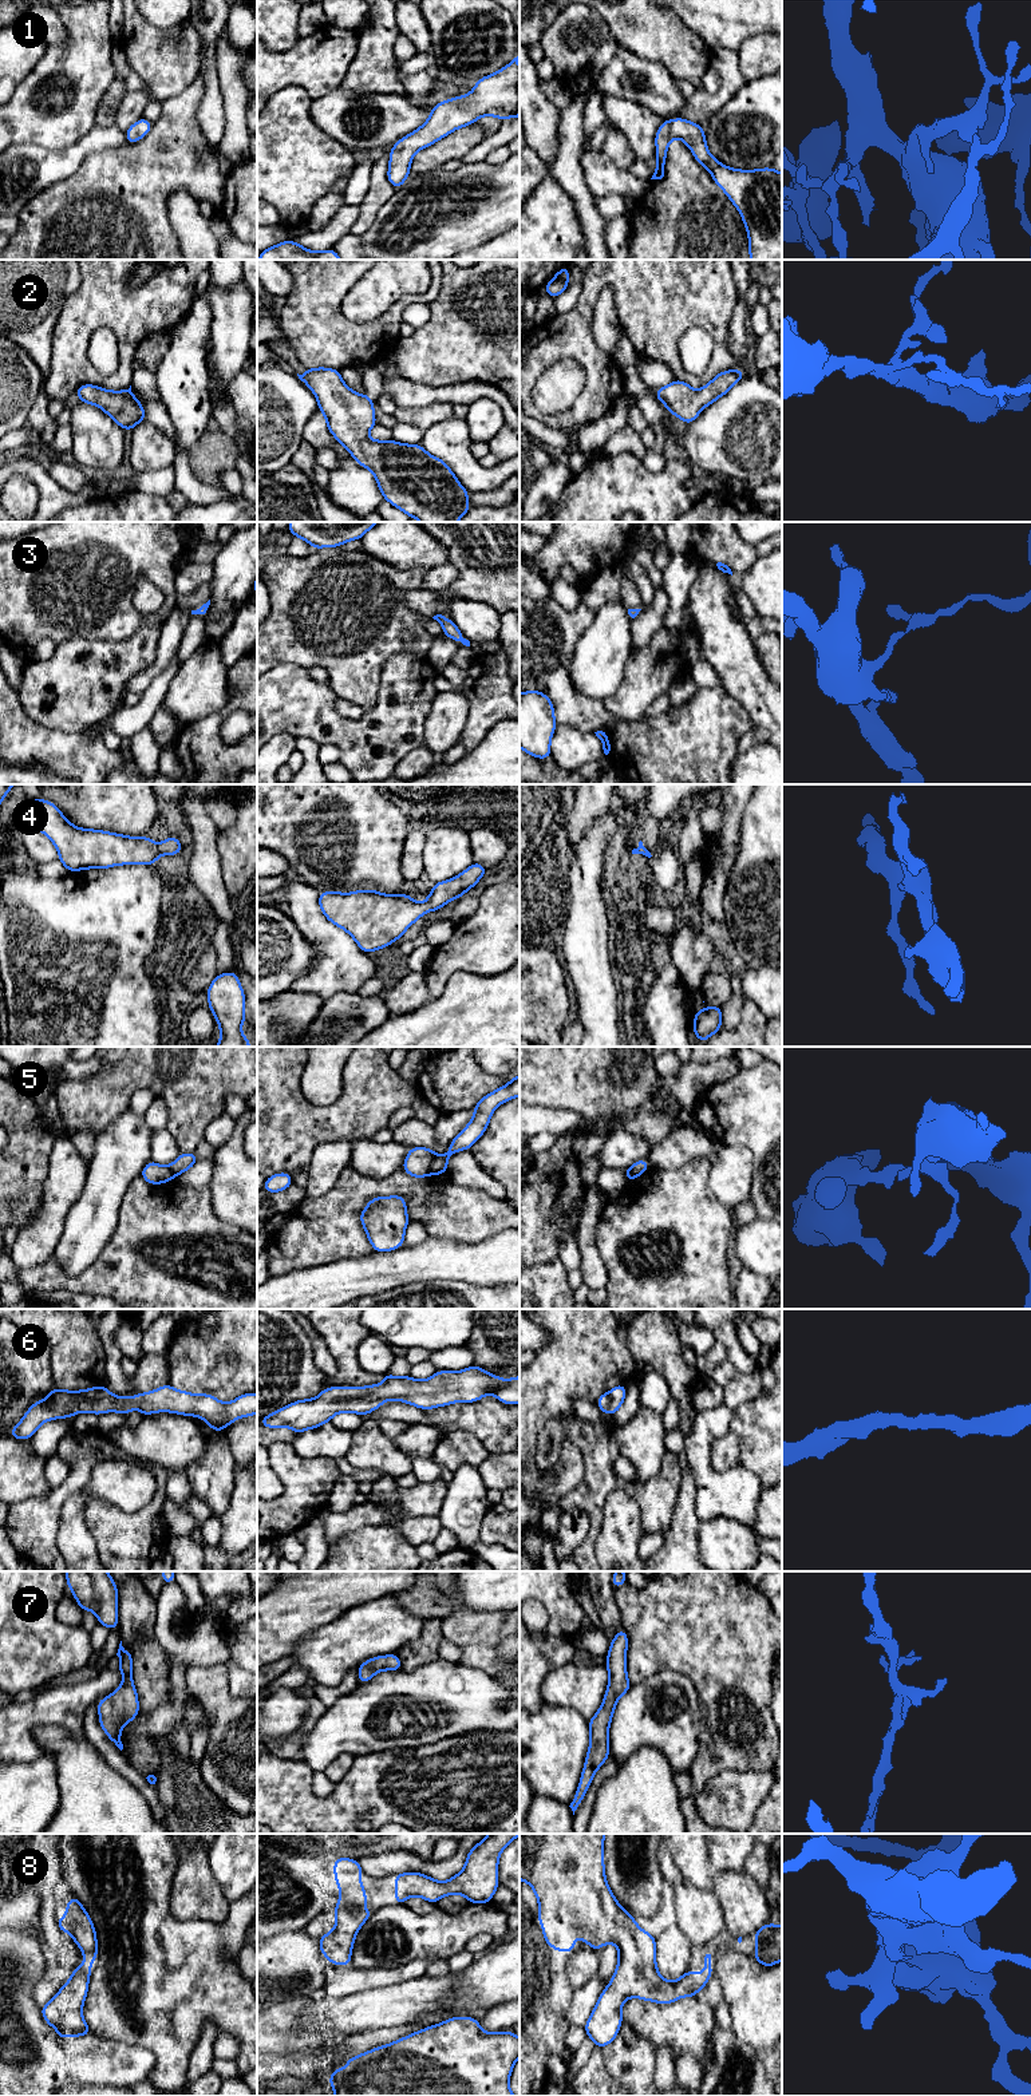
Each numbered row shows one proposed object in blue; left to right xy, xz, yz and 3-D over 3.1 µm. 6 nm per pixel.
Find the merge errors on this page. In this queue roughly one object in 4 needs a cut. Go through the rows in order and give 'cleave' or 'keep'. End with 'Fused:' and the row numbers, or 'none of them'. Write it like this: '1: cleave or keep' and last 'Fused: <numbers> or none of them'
1: keep
2: keep
3: keep
4: keep
5: cleave
6: keep
7: keep
8: keep
Fused: 5

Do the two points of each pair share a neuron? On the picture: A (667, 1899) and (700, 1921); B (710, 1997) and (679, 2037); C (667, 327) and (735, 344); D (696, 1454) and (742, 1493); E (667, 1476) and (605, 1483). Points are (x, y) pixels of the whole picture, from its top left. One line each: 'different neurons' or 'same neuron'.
A: different neurons
B: different neurons
C: different neurons
D: same neuron
E: same neuron

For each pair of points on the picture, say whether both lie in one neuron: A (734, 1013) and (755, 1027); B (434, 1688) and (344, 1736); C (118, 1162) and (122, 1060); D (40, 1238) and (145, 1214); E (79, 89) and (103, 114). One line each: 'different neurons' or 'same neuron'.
A: different neurons
B: same neuron
C: different neurons
D: different neurons
E: different neurons

